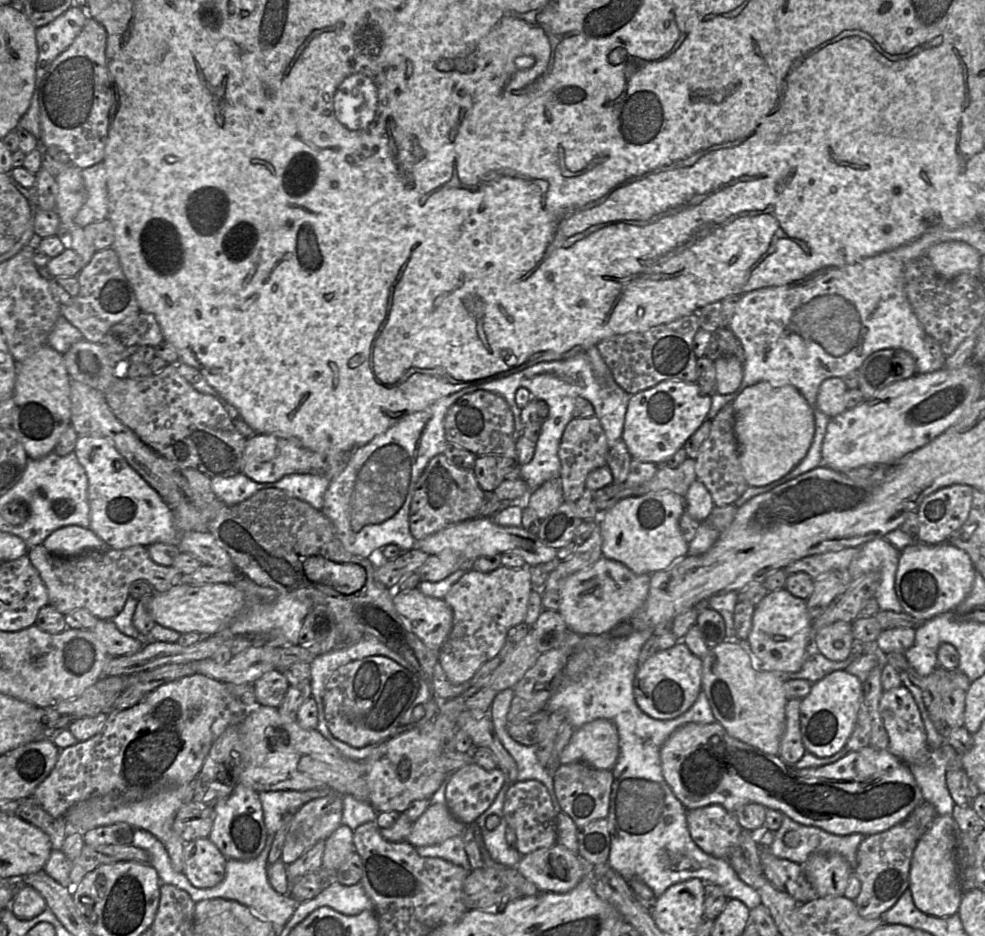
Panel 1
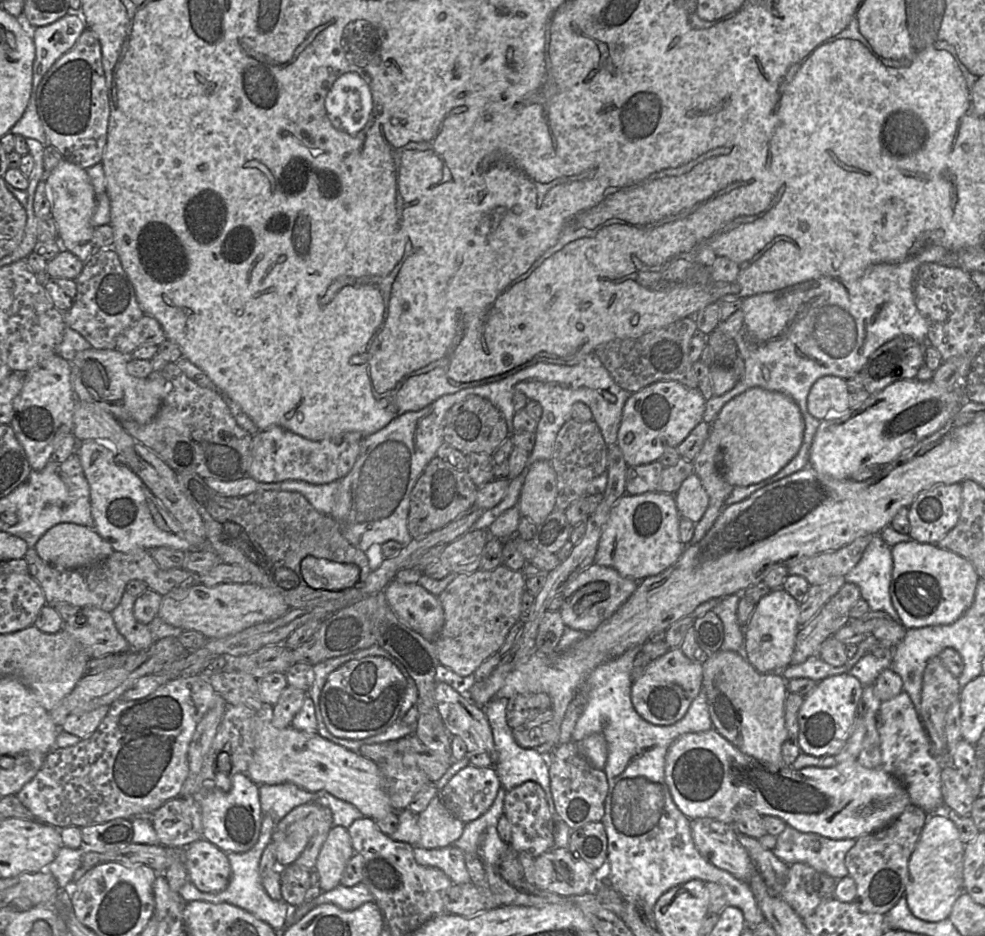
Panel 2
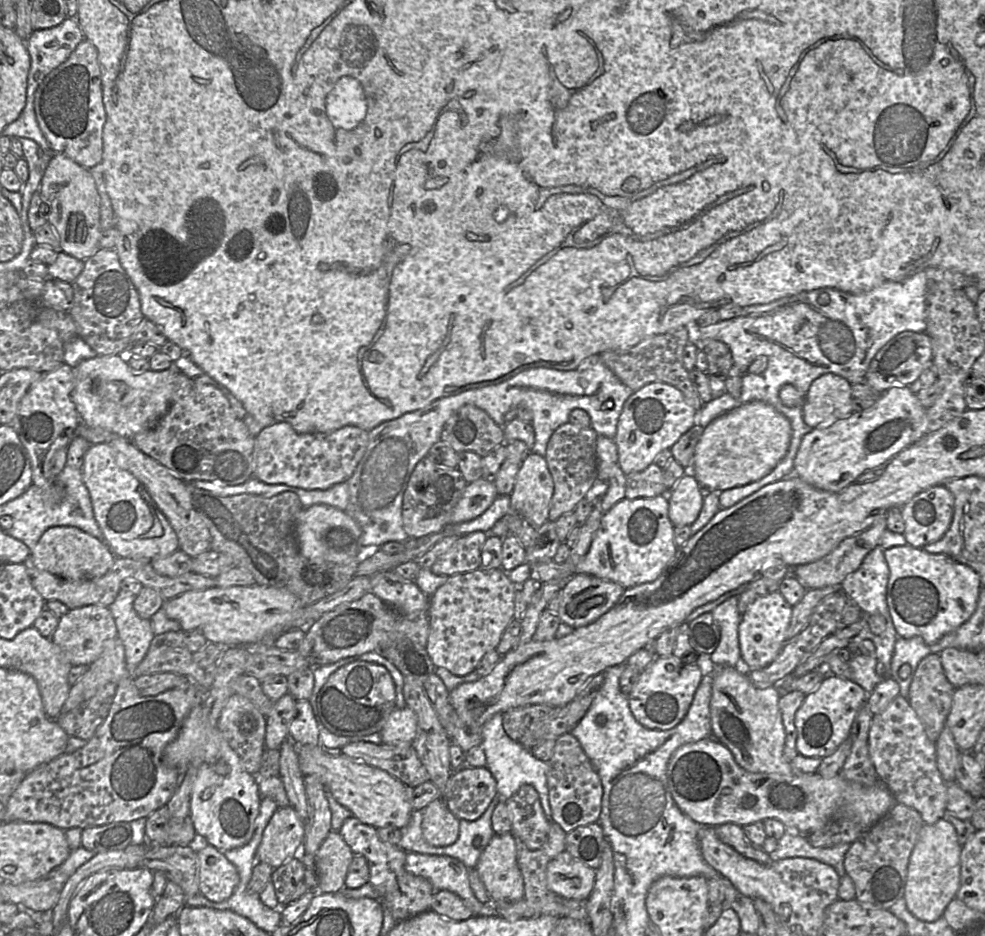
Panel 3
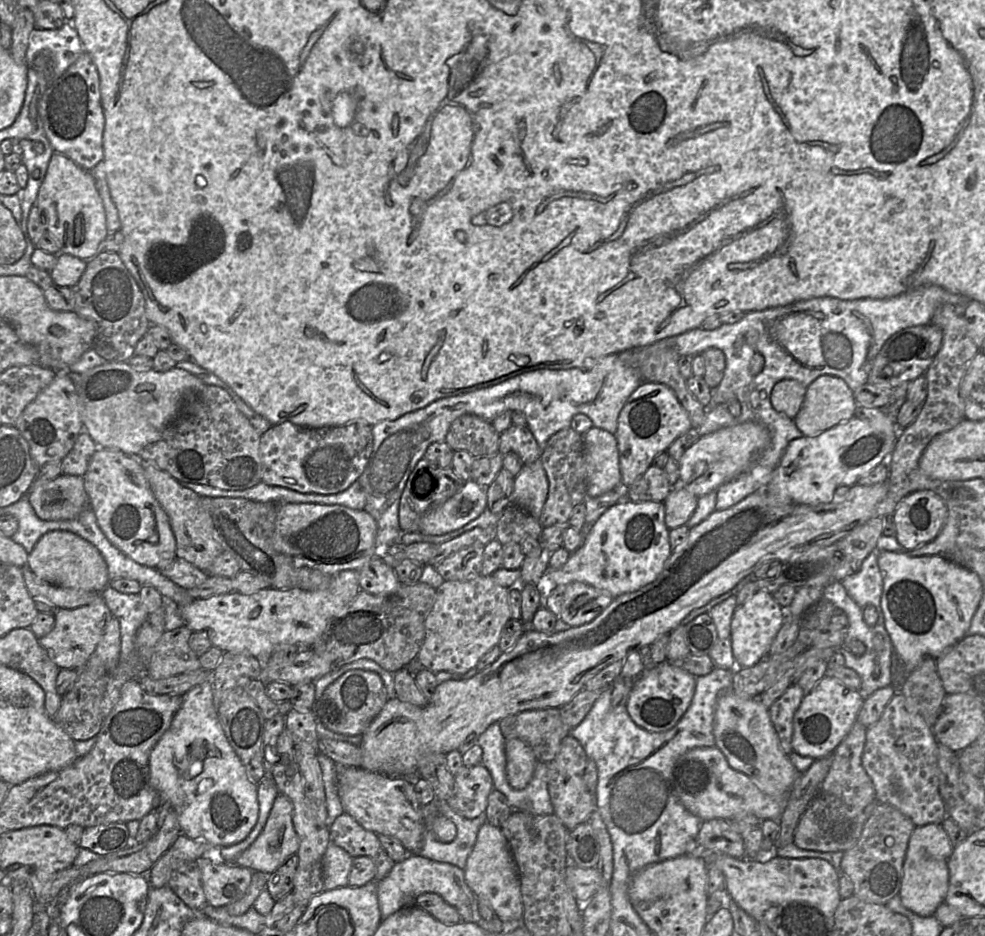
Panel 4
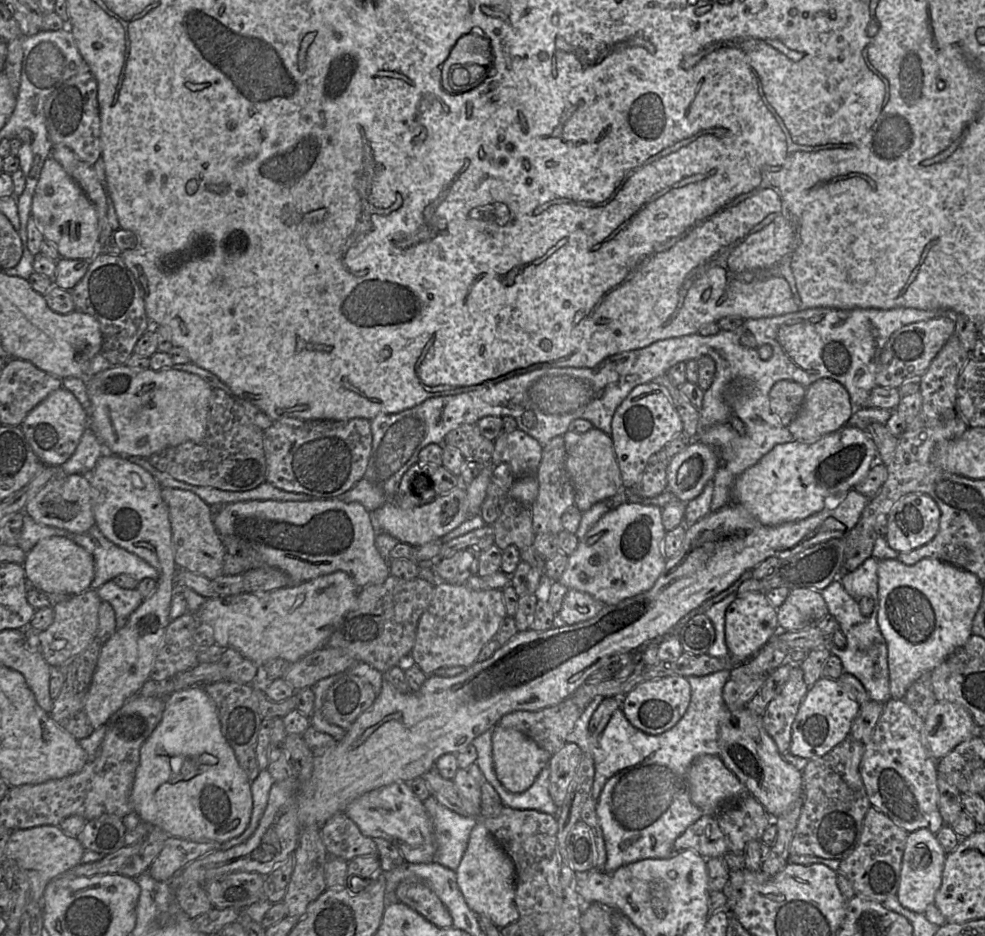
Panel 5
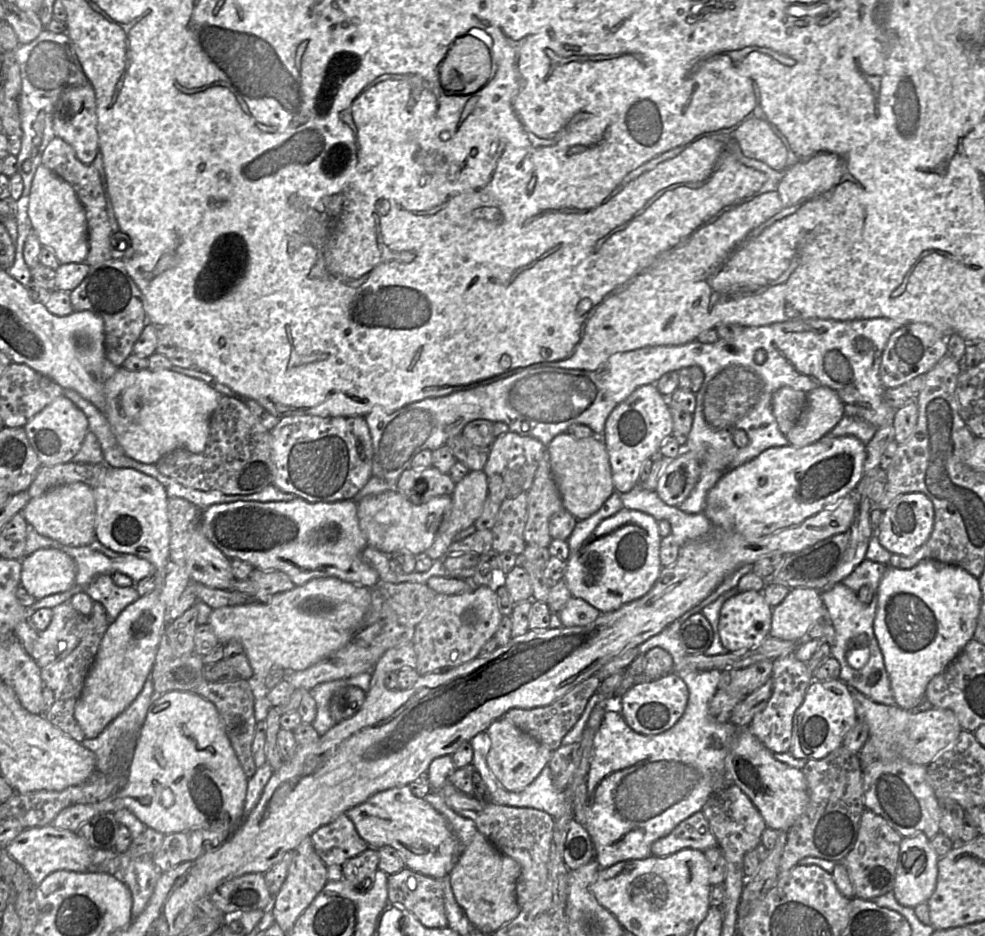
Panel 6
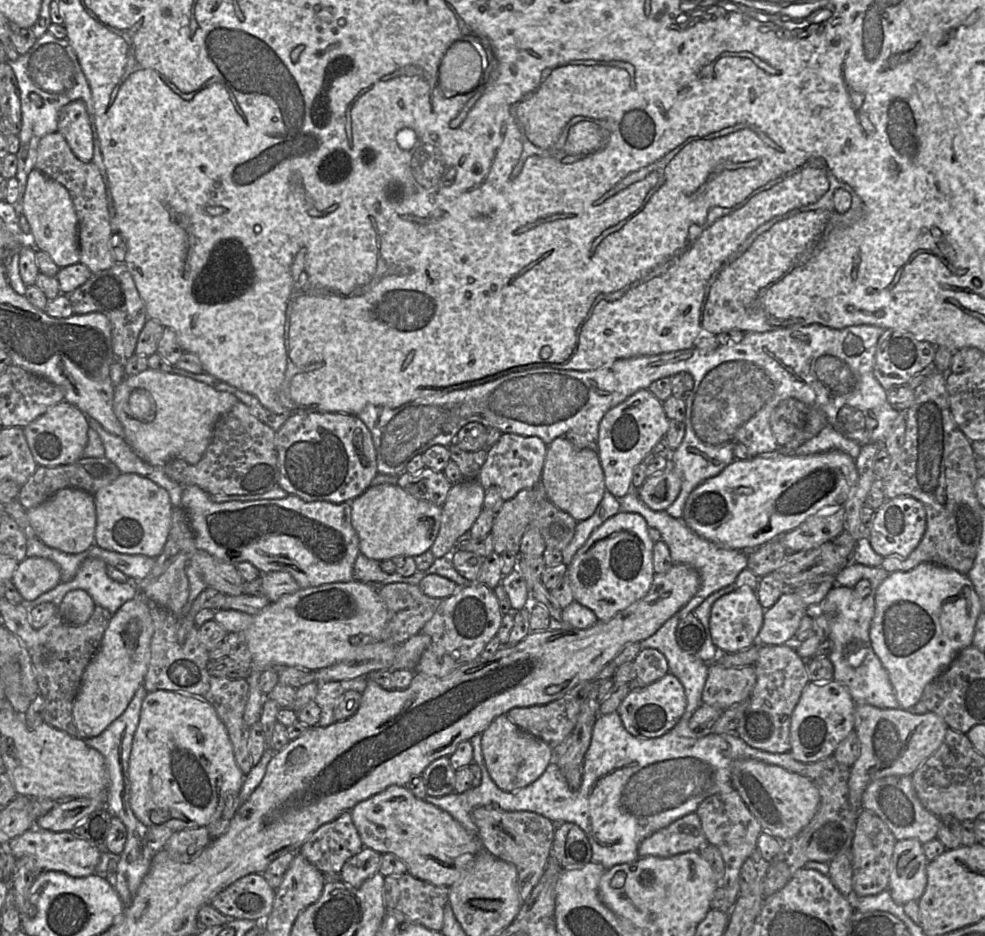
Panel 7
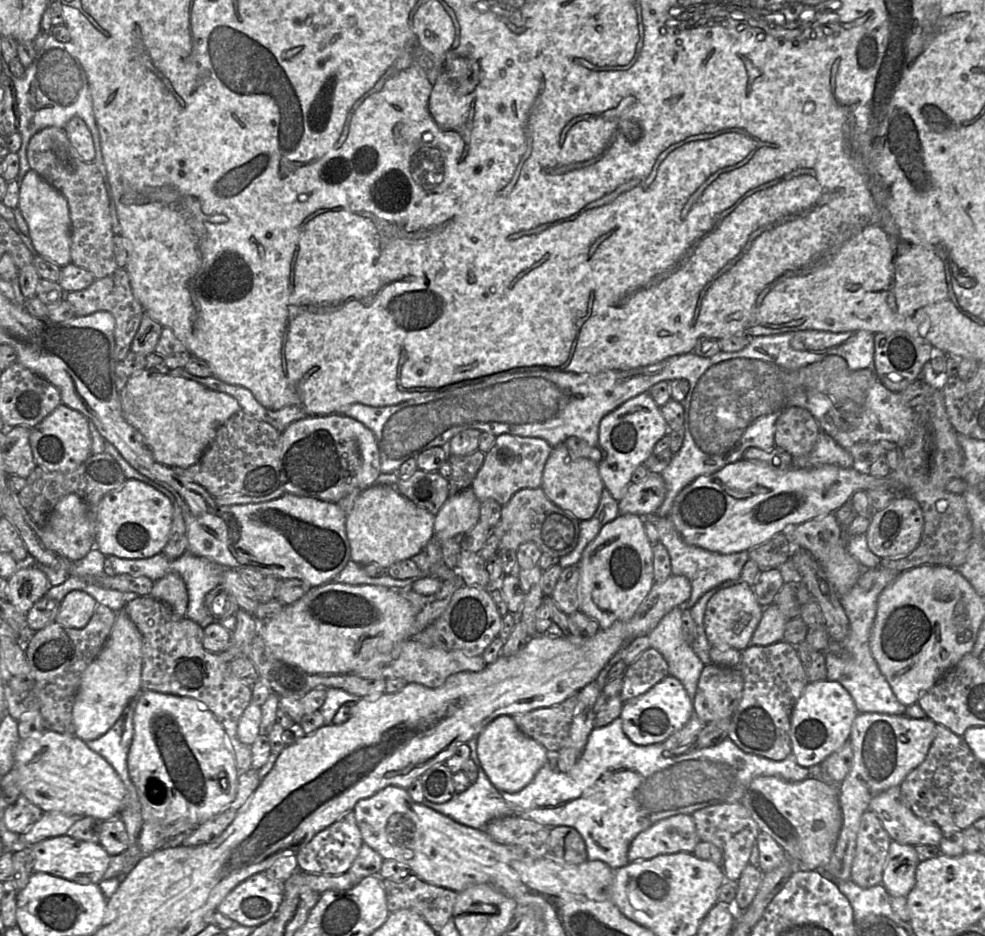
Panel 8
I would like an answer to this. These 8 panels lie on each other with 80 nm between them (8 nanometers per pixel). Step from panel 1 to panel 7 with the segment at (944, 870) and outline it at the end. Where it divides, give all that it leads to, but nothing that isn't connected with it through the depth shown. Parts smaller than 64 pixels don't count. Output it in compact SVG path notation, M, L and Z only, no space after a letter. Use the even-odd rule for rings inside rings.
M897 840L888 885L888 890L897 904L904 905L921 898L927 885L928 863L919 840Z

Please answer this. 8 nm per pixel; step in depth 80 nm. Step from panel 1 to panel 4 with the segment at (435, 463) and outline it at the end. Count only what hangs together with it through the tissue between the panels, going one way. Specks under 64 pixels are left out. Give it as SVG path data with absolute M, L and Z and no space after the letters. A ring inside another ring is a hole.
M422 458L411 471L400 497L399 525L402 532L419 532L422 516L454 496L463 484L464 481L454 473L451 467L440 468Z

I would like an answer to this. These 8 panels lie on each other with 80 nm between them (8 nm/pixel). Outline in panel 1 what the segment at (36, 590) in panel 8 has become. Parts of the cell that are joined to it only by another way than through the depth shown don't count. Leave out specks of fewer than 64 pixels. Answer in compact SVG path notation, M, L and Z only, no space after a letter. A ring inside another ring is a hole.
M77 525L53 531L42 544L49 552L62 557L73 557L87 551L104 551L110 548L89 527Z

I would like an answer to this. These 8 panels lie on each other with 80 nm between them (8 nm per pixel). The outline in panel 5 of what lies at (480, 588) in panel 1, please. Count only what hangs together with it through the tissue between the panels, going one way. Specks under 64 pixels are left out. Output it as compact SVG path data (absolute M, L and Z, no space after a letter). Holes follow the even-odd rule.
M438 581L427 609L419 619L415 643L410 654L411 659L426 675L431 675L442 667L469 667L477 661L482 648L494 639L506 616L502 590L474 591L464 585Z

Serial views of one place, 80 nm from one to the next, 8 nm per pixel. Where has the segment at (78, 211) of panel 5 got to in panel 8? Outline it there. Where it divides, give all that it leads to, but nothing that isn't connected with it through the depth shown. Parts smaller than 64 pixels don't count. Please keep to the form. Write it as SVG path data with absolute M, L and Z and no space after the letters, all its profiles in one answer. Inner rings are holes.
M29 169L20 181L18 206L37 254L59 267L71 263L71 220L66 198L37 172Z

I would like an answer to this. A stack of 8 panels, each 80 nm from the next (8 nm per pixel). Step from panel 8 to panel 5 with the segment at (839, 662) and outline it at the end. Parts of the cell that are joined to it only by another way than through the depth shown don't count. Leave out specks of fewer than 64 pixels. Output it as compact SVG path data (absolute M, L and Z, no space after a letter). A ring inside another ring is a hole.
M834 580L828 587L820 591L828 607L829 614L833 616L846 637L846 646L839 648L826 646L832 655L837 656L843 666L843 673L854 675L867 690L870 699L886 703L891 699L890 677L887 660L887 644L877 624L879 598L874 602L871 615L863 616L858 601L850 596L844 589L841 580Z

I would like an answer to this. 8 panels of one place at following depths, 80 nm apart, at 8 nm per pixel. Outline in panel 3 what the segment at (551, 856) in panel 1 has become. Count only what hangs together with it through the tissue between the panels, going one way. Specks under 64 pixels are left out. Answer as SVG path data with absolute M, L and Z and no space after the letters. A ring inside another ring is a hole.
M564 850L552 859L546 872L548 889L562 897L586 900L594 888L596 870Z

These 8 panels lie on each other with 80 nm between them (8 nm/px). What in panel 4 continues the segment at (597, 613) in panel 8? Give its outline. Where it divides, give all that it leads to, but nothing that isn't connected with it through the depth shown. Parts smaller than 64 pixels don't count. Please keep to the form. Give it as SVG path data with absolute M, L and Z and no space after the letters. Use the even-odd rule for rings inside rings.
M625 499L608 508L600 516L581 547L571 553L562 568L548 568L547 574L557 586L582 582L606 590L617 598L636 592L655 581L671 554L663 502L632 502Z

